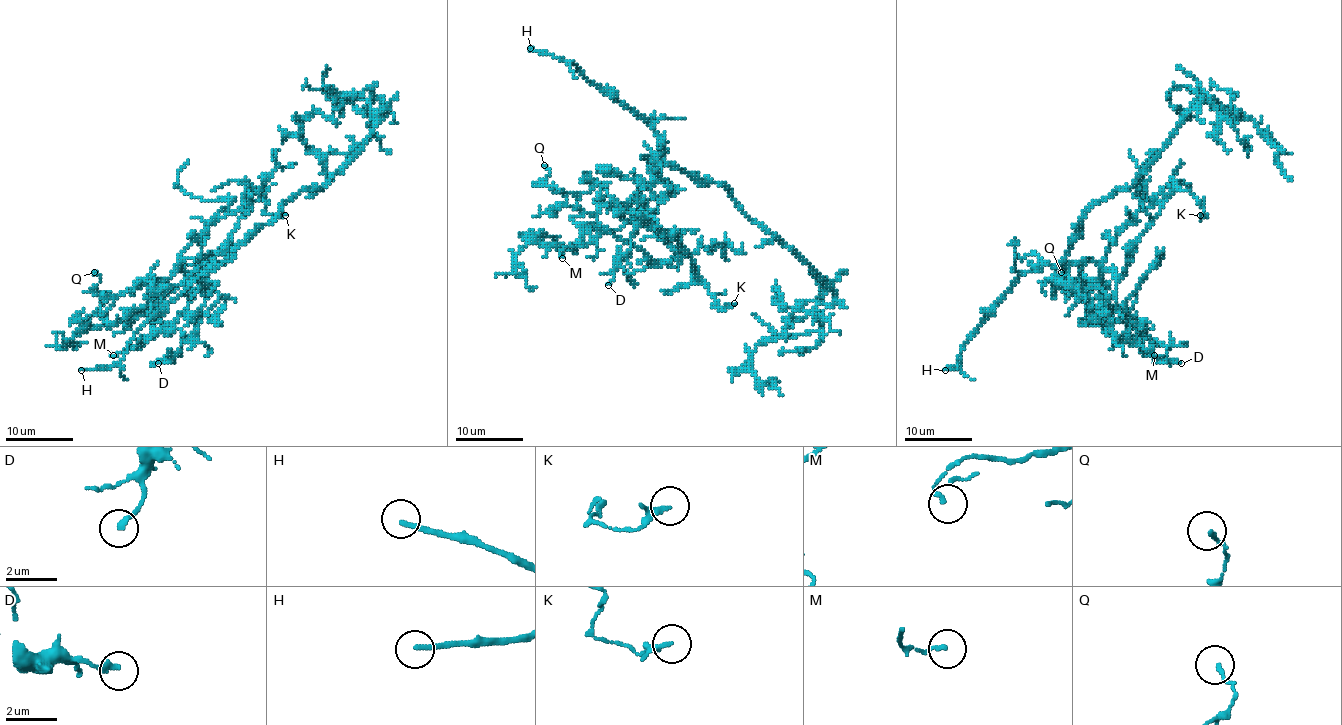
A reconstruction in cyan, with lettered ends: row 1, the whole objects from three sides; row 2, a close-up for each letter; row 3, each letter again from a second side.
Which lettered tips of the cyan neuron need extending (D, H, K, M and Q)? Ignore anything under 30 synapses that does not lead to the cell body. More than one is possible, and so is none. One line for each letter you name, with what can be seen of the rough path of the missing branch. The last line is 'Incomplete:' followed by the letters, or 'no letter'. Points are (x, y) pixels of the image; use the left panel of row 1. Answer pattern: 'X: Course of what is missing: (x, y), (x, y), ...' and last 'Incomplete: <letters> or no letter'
H: Course of what is missing: (81, 370), (42, 341), (34, 352), (30, 367), (22, 375), (10, 422)
Incomplete: H

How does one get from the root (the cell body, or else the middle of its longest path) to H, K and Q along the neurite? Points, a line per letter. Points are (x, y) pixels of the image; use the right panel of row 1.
H: (1092, 206), (1065, 259), (1056, 267), (1038, 264), (1024, 272), (975, 330), (958, 362), (945, 370)
K: (1092, 206), (1063, 266), (1090, 259), (1117, 277), (1129, 249), (1176, 190), (1196, 198), (1200, 215)
Q: (1092, 206), (1063, 266), (1092, 259), (1100, 276), (1081, 279), (1092, 289), (1081, 294), (1061, 272)

